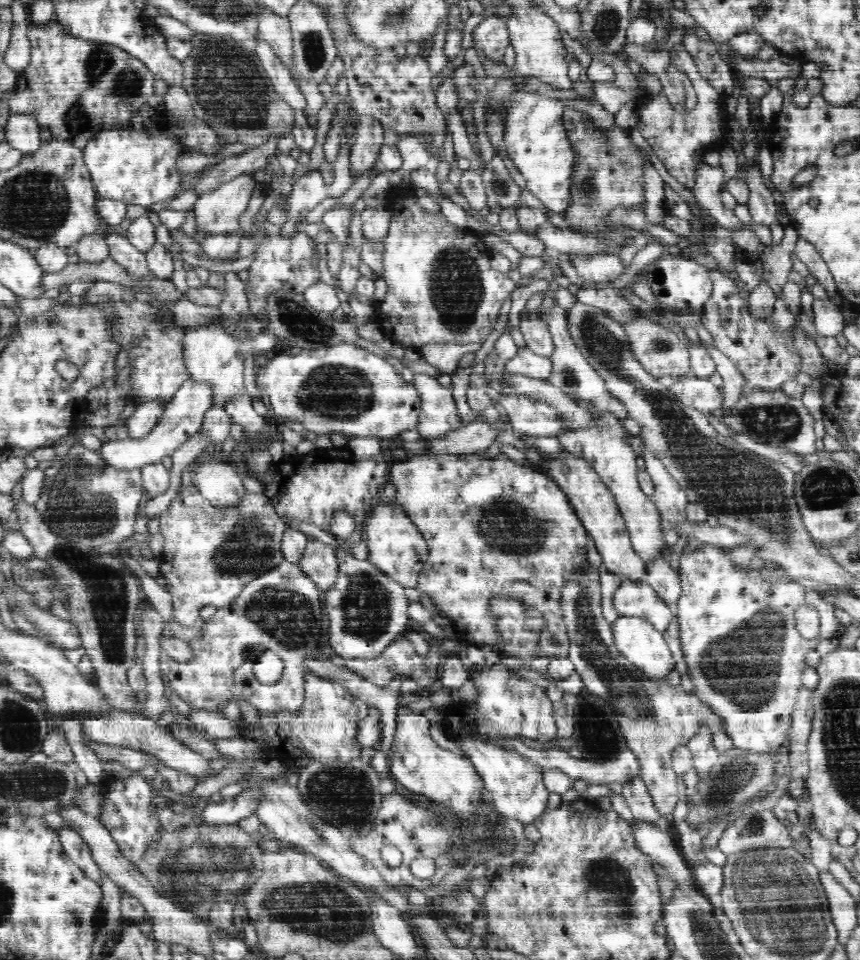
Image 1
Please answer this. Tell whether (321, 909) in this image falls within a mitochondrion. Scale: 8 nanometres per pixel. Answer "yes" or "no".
yes

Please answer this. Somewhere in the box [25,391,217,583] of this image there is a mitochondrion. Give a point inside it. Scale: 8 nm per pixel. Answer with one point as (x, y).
(79, 503)

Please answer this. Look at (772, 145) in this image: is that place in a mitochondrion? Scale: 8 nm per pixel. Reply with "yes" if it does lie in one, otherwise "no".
no

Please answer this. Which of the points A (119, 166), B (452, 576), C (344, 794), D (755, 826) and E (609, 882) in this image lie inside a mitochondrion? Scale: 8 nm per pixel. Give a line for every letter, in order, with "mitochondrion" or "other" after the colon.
A: other
B: other
C: mitochondrion
D: mitochondrion
E: mitochondrion

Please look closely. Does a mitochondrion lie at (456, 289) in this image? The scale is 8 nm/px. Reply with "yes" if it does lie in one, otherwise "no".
yes

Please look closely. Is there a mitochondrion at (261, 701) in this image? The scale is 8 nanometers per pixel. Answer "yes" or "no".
no

